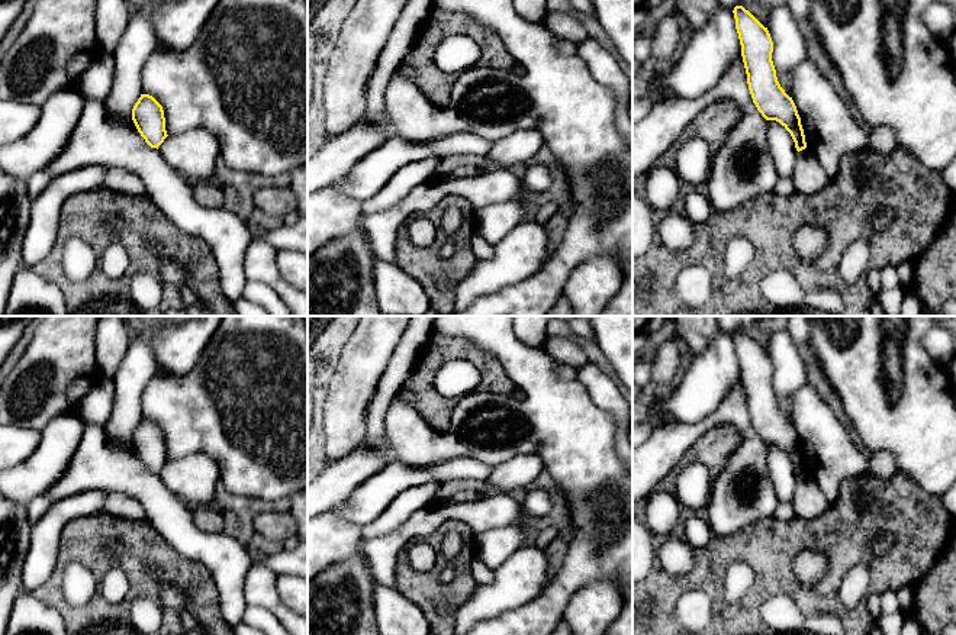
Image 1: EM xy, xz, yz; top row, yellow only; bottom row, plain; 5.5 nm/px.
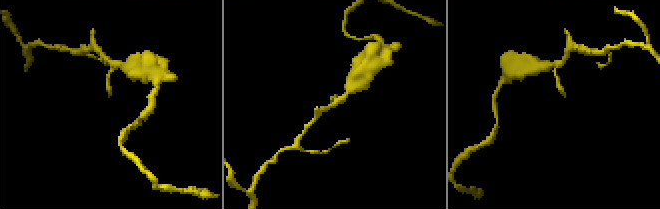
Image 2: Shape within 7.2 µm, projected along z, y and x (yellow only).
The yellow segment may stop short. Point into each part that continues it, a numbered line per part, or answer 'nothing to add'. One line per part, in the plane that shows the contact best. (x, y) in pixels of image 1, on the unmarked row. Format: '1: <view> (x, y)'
nothing to add

